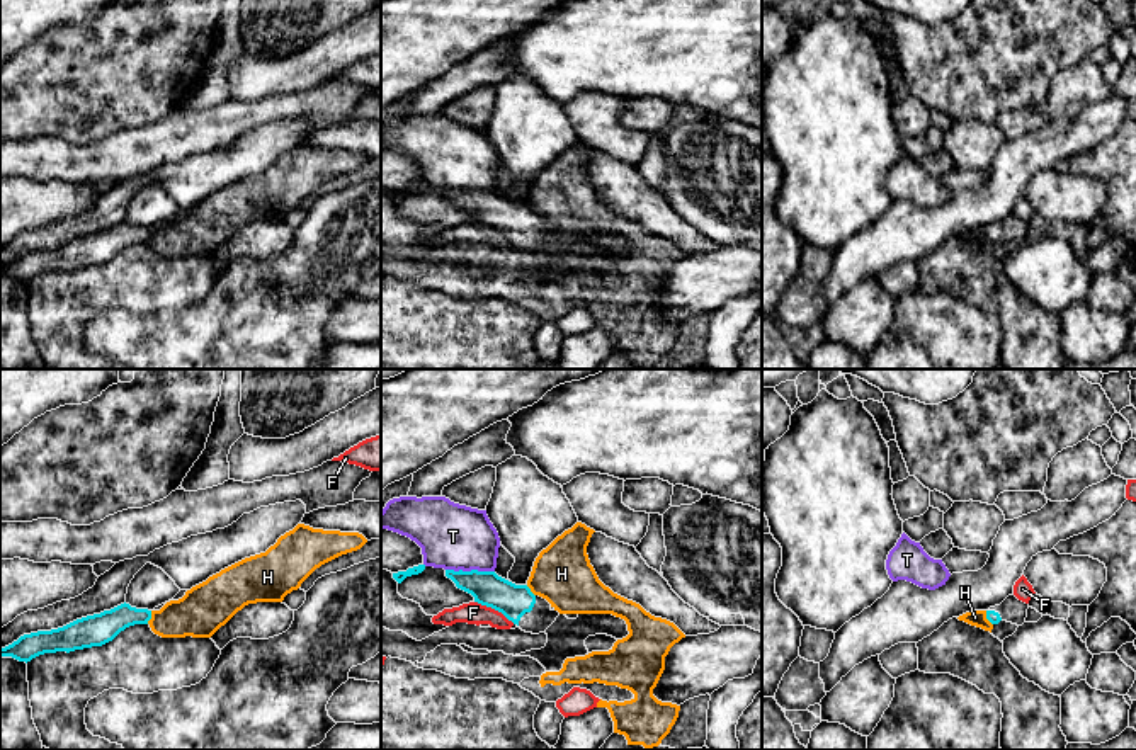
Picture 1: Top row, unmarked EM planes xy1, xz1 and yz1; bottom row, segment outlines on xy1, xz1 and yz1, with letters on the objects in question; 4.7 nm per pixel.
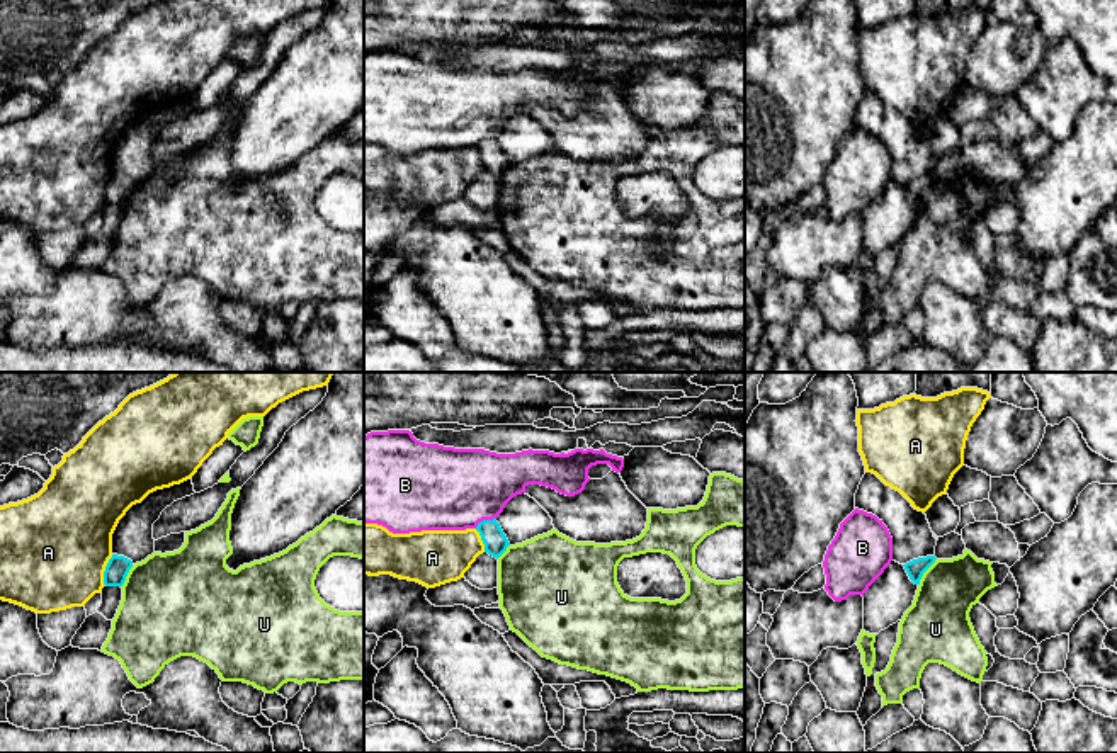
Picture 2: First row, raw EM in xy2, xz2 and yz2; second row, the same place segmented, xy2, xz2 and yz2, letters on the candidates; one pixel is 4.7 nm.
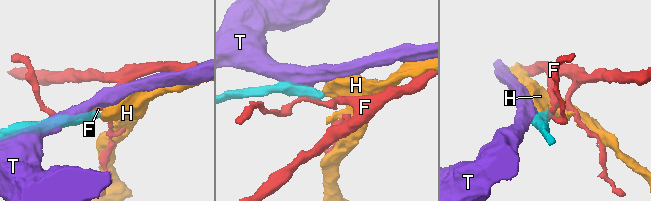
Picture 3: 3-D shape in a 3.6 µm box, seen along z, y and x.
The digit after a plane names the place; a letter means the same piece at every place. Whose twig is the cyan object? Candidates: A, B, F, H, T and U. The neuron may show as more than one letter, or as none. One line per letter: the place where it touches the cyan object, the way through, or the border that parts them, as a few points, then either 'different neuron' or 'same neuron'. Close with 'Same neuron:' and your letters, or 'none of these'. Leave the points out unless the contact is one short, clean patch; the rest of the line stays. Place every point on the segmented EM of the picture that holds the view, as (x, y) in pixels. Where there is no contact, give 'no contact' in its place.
A: meets cyan in xy2 at (106, 570); border along xy2 (113, 554), (102, 583); different neuron
B: meets cyan in xz2 at (485, 520); border along xz2 (495, 517), (483, 519), (475, 527); different neuron
F: meets cyan in xz1 at (495, 609); border along xz1 (475, 601), (500, 611), (514, 623); different neuron
H: meets cyan in xy1 at (150, 618); border along xy1 (152, 611), (147, 623); different neuron
T: meets cyan in xz1 at (471, 570); different neuron
U: meets cyan in yz2 at (925, 570); border along yz2 (935, 558), (918, 585); different neuron
Same neuron: none of these

